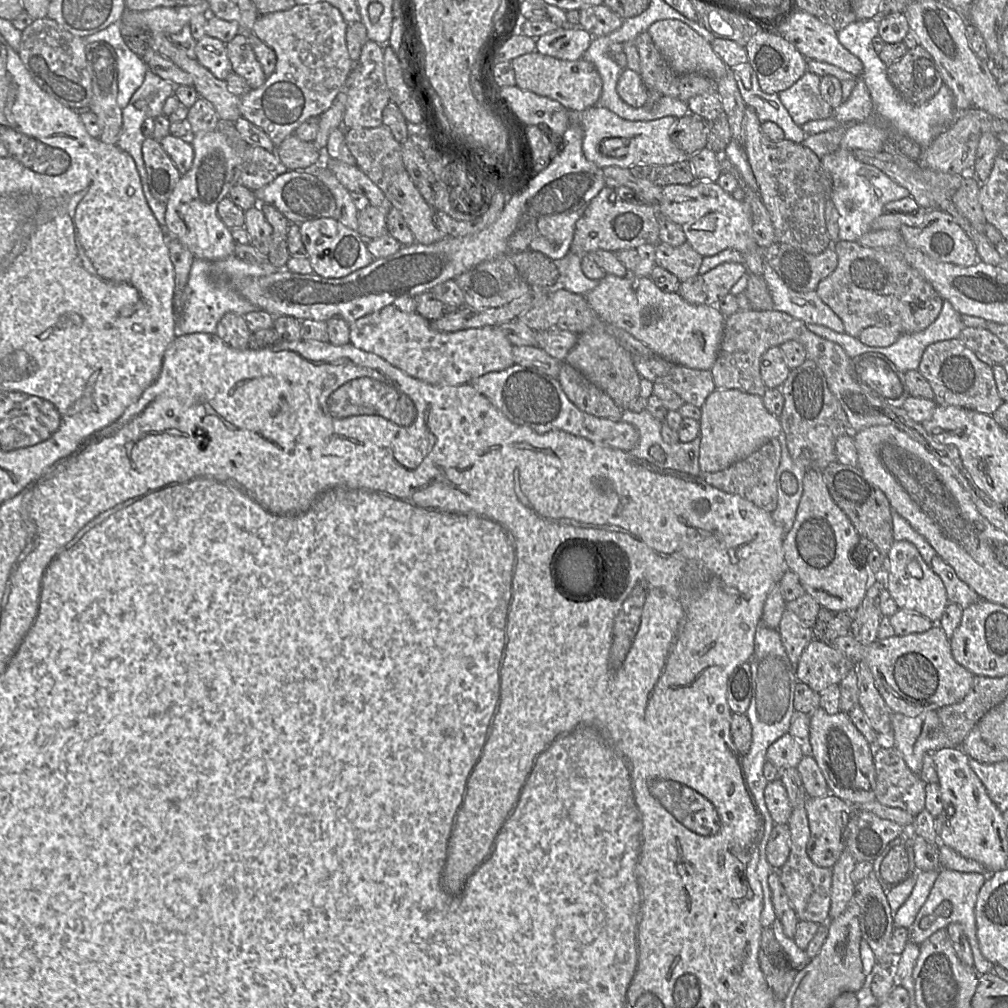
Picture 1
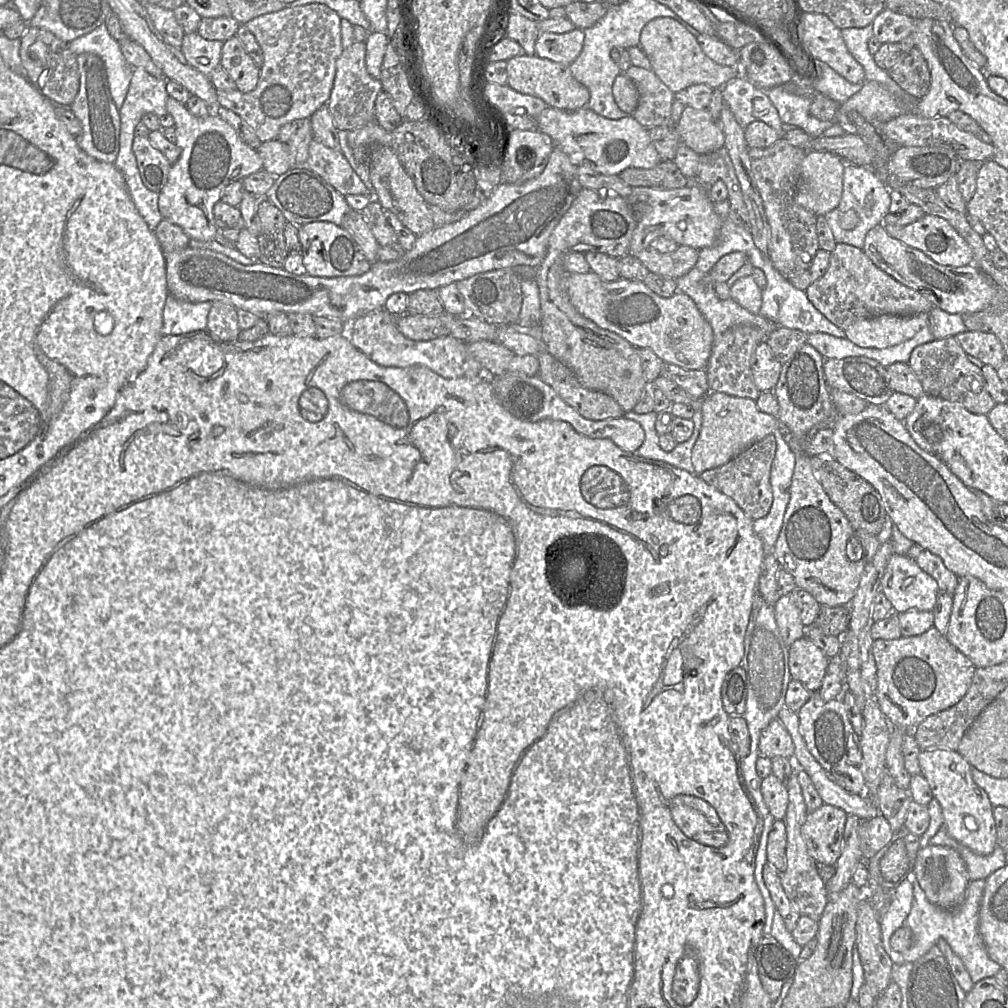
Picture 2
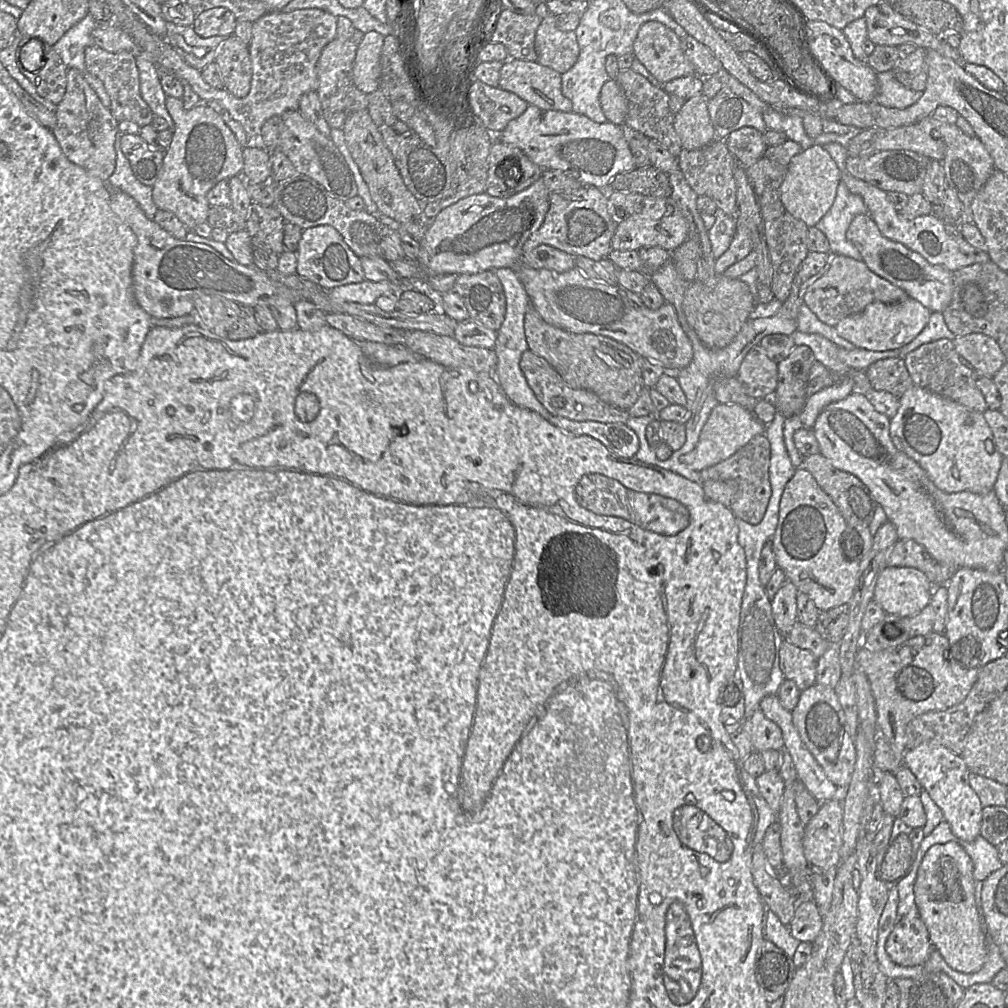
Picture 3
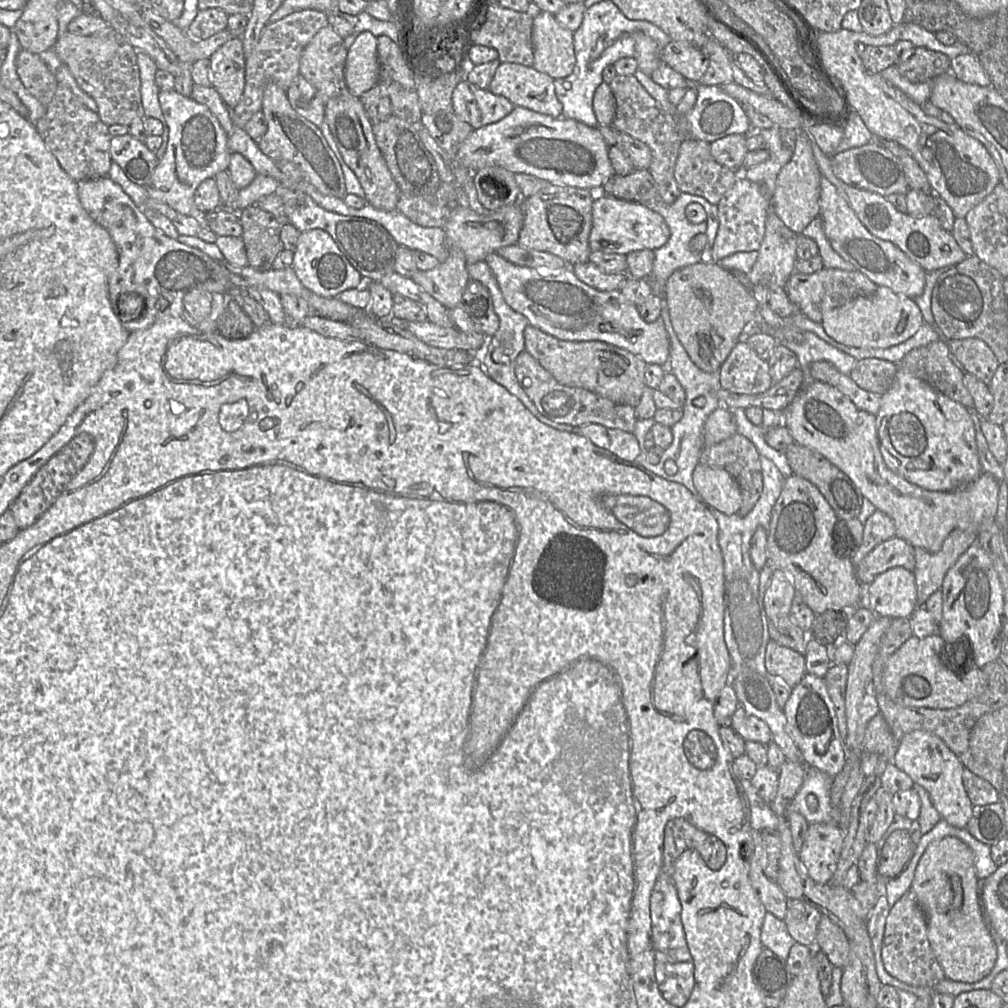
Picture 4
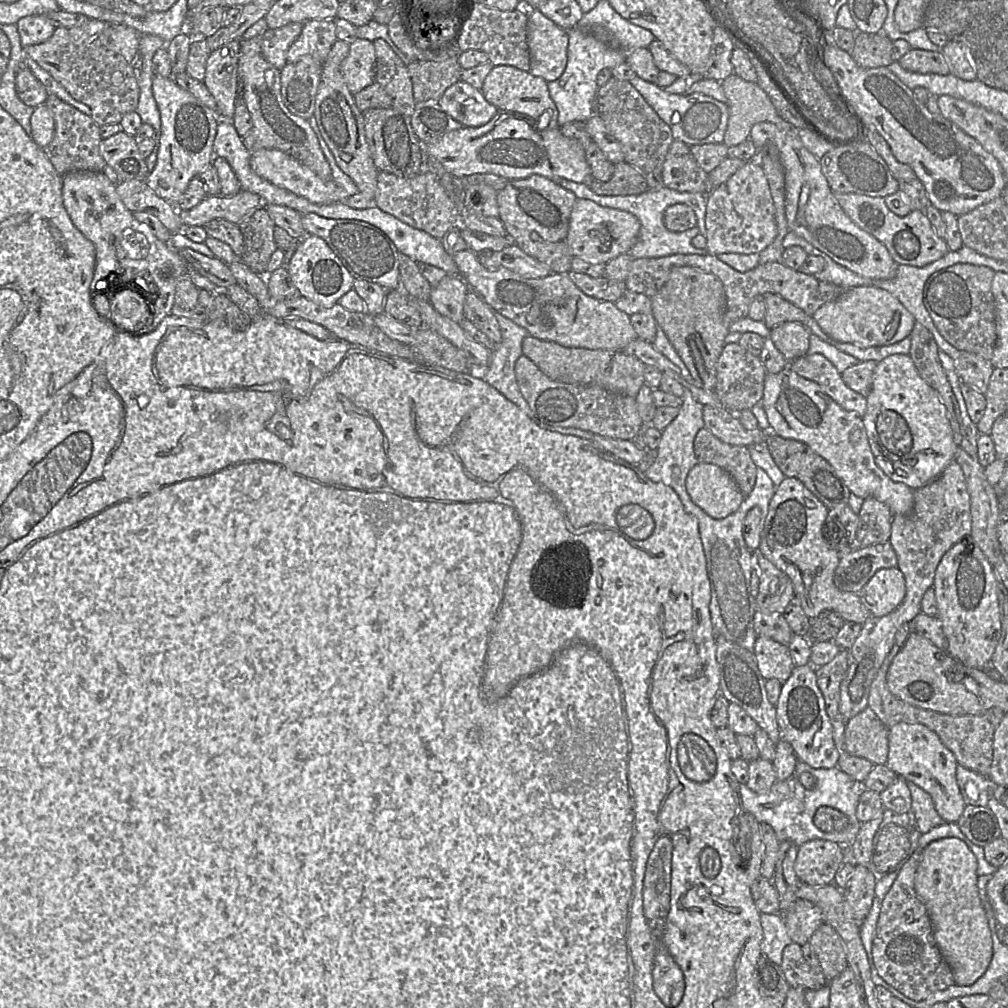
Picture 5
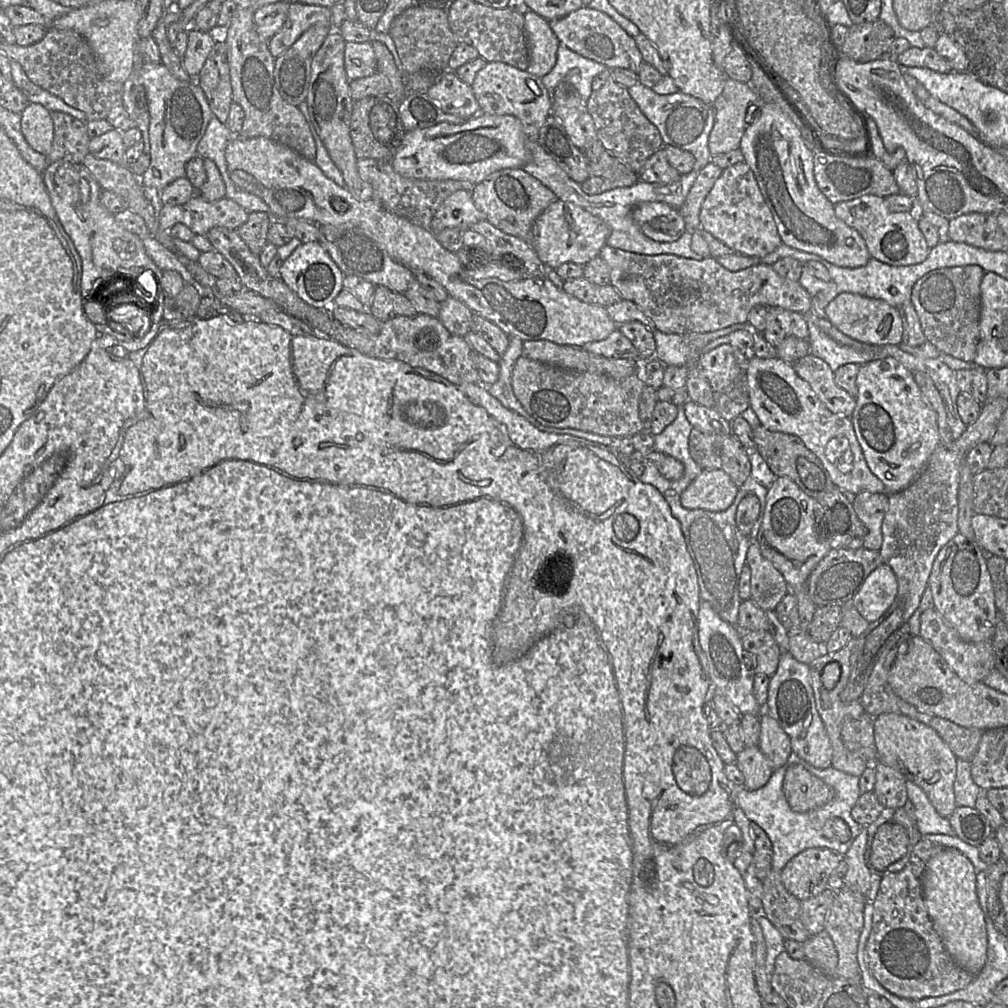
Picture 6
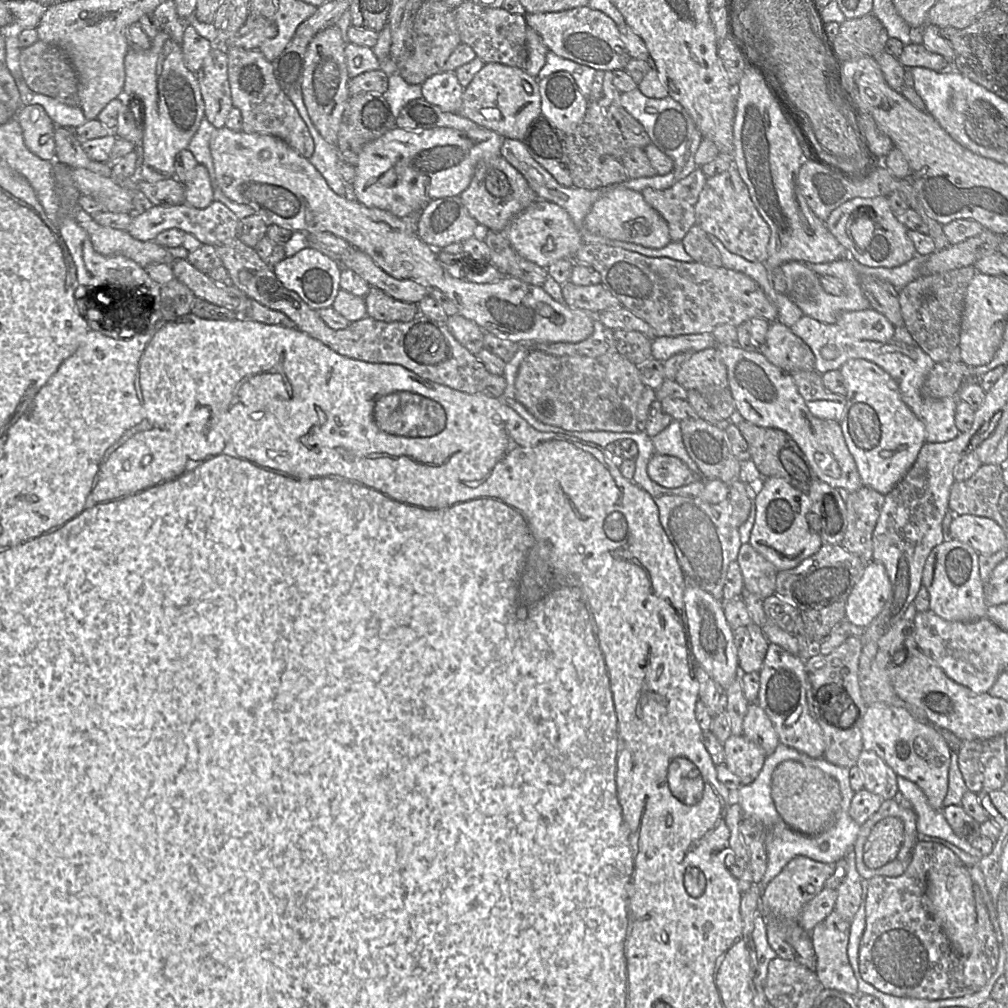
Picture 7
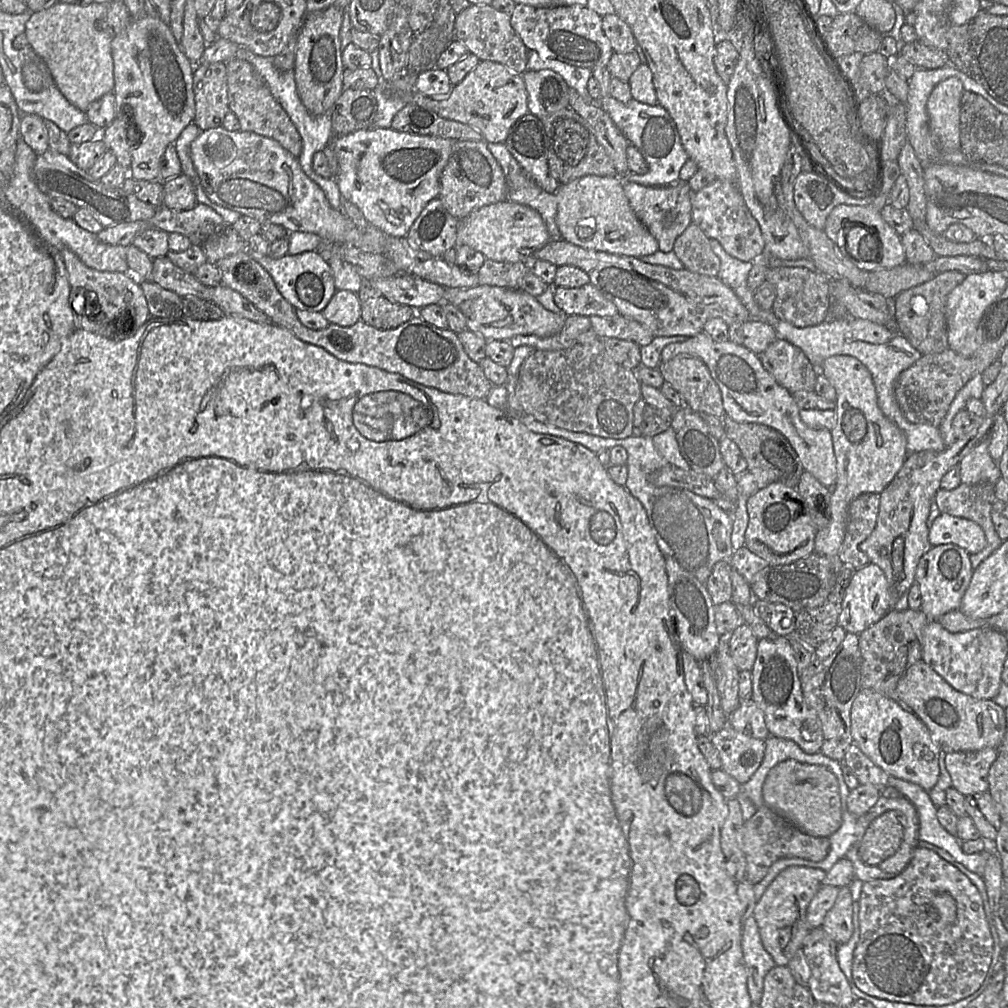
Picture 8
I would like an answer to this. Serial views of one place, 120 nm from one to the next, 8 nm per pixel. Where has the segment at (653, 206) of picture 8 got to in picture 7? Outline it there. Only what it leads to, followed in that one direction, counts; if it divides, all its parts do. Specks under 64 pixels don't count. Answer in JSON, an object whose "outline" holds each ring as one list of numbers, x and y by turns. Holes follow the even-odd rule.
{"outline":[[696,168,671,188,646,188,640,192,667,222,671,242,681,242,695,225,695,206,706,182,707,177,701,168]]}

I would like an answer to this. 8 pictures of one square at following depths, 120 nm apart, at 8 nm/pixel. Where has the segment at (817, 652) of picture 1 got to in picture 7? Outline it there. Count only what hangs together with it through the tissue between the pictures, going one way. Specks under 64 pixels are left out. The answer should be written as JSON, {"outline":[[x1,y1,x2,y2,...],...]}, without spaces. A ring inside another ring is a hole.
{"outline":[[755,623,741,627,734,631,734,642,741,674,759,673,770,644,762,628]]}

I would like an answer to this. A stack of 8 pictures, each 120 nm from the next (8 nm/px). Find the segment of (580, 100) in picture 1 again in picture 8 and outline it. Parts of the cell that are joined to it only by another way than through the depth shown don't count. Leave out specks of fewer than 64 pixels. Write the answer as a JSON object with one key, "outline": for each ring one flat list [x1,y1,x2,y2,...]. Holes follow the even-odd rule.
{"outline":[[480,61,460,83,453,86,446,98,436,100,415,92,412,104,431,110,441,118,471,126,487,143,505,143,511,127,529,113,522,74,516,74,505,65,493,61]]}

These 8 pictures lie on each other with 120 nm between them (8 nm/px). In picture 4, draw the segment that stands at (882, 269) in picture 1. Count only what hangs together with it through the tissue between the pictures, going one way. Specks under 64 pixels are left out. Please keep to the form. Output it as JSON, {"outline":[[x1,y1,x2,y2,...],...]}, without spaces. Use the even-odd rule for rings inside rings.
{"outline":[[822,268,812,274,794,272,784,286,797,311,820,324,826,312,841,307,856,297,872,295,877,288,877,284,856,269,846,271,836,268]]}

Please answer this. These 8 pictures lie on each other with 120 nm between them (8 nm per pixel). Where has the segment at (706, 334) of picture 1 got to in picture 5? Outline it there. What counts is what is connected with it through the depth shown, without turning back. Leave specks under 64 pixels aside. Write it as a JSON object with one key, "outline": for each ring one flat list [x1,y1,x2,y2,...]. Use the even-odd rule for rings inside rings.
{"outline":[[470,249,454,254,453,260,459,275,470,290,475,291,493,311,521,326,534,338,553,341,564,347,618,351,623,351,629,343,638,338,629,315,620,311,613,302,597,300,584,294,570,280,568,273,551,273,543,278,525,278,506,268,490,271,480,264,477,253]]}

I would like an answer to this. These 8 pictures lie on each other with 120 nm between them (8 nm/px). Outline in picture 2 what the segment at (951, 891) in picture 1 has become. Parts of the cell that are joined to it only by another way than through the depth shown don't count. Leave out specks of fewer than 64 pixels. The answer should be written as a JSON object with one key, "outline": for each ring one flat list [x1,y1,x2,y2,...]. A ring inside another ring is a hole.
{"outline":[[913,876,913,903,905,920,914,933,914,944,904,952,888,950,888,955,894,964,914,963,936,945,940,939,945,939,956,955,960,957,973,983,987,977,994,977,1002,968,988,955,979,932,979,911,985,888,985,880,971,880,966,888,962,903,950,910,940,908,928,901,924,891]]}

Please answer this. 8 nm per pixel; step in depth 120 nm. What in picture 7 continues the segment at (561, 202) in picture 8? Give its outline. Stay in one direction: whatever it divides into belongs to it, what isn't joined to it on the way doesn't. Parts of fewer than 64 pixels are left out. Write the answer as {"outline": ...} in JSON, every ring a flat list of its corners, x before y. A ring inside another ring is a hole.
{"outline":[[609,187,605,191,585,216,583,229,594,235,647,248,659,249,671,242,665,219,644,200,640,192,622,187]]}

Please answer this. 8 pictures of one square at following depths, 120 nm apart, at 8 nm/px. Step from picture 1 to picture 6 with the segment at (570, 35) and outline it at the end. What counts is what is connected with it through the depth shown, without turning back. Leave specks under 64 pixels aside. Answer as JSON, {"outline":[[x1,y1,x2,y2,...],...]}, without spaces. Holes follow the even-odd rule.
{"outline":[[531,10,523,16,528,48,528,68,526,71,541,78,555,66,560,41,547,19]]}

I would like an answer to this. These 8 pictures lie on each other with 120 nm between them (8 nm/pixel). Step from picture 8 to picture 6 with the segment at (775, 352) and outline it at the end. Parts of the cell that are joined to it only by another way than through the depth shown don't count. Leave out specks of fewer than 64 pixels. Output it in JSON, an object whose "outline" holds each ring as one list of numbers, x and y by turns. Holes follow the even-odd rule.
{"outline":[[767,307,765,340,773,347,785,338,795,336,809,342,808,323,802,313,780,307]]}

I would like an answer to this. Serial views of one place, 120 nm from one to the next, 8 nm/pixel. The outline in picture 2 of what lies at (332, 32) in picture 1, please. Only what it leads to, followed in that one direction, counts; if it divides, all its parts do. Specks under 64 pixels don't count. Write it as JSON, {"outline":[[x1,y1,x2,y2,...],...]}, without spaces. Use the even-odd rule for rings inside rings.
{"outline":[[311,3,288,7,277,12,260,15,245,23,255,36,263,51,258,84,251,92,217,90,218,103,238,114,255,132,267,142,277,138,280,128,291,121,309,119,323,105,327,105,336,73,336,61,343,51,341,42,341,17,325,4]]}

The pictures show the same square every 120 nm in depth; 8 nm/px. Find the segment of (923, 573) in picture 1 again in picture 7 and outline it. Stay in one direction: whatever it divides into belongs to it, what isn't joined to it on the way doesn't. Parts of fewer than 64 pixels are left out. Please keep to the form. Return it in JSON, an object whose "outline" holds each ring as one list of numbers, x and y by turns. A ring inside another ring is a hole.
{"outline":[[871,560,852,589,845,607,845,619,866,628,881,613,892,594,892,585,884,565]]}

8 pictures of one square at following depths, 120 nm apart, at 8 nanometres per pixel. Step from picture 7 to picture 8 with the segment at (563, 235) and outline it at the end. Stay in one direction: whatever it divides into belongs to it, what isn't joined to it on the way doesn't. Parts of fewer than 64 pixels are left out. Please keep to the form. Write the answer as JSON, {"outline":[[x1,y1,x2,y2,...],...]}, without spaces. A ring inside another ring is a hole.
{"outline":[[507,200,483,206,460,219,456,246,466,245,498,262,533,261,533,254,548,242,550,235,541,215,534,209]]}

